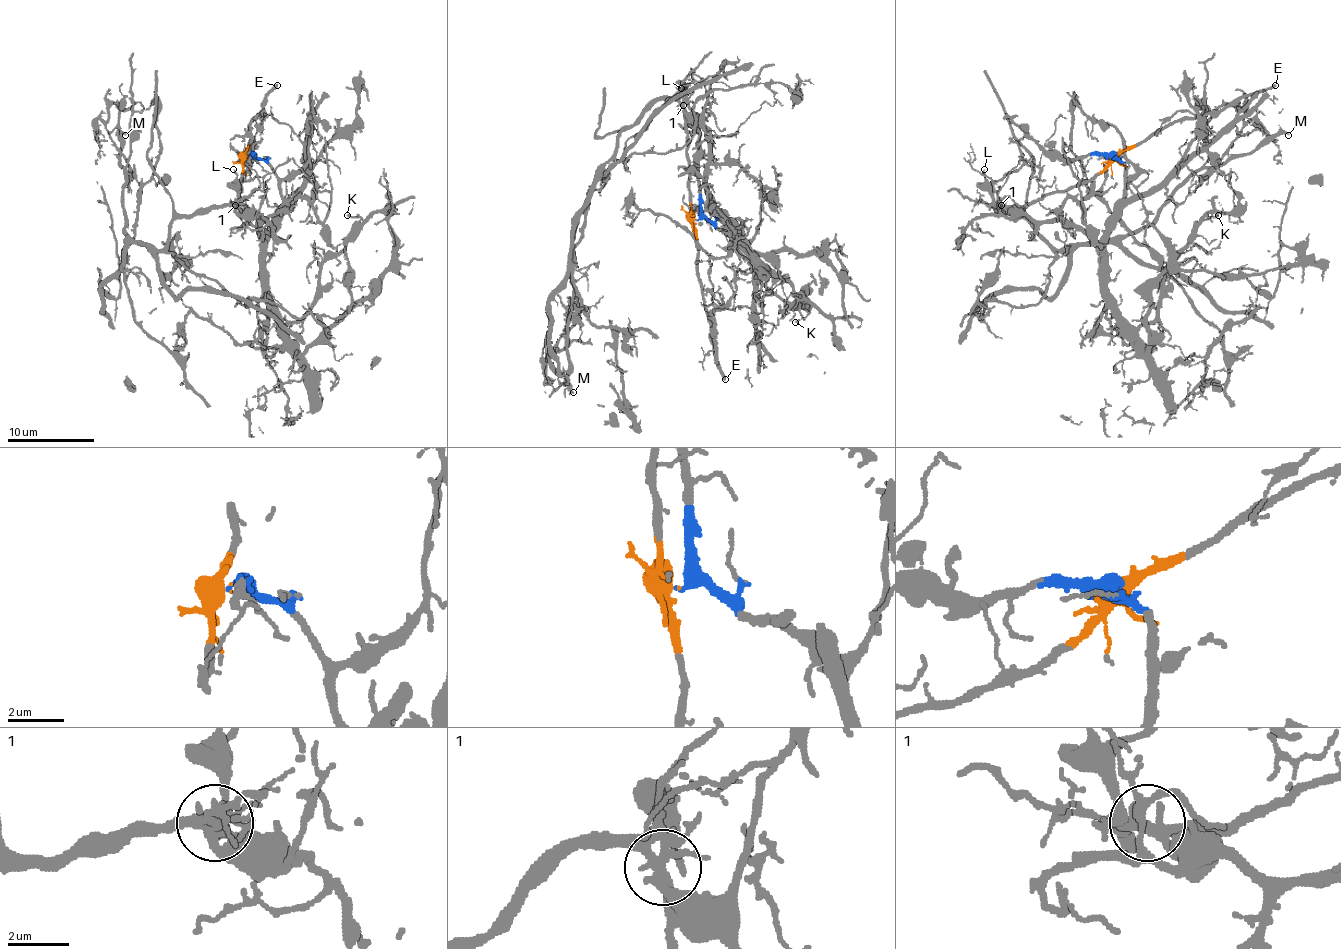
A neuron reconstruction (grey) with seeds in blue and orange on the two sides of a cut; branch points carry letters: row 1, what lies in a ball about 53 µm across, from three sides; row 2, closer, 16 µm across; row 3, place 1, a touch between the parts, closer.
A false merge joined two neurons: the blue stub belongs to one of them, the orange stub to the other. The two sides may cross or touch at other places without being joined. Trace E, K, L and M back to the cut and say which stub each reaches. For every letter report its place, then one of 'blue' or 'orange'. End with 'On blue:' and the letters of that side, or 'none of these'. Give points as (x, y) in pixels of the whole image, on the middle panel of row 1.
E: place (725, 379); orange
K: place (795, 322); blue
L: place (681, 88); orange
M: place (573, 392); orange
On blue: K

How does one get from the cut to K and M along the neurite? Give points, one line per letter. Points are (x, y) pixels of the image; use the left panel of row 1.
K: (248, 155), (274, 172), (283, 200), (265, 244), (265, 301), (283, 327), (364, 222), (346, 216)
M: (246, 155), (237, 205), (178, 216), (170, 240), (157, 248), (124, 231), (119, 135), (126, 135)

